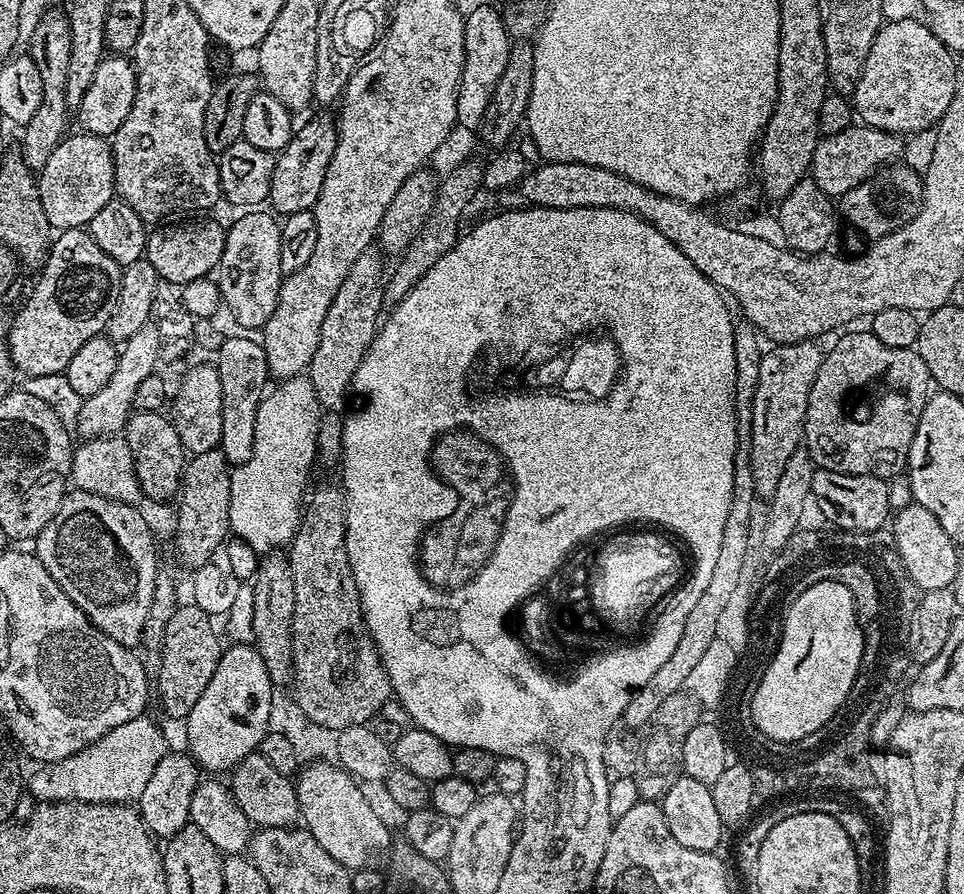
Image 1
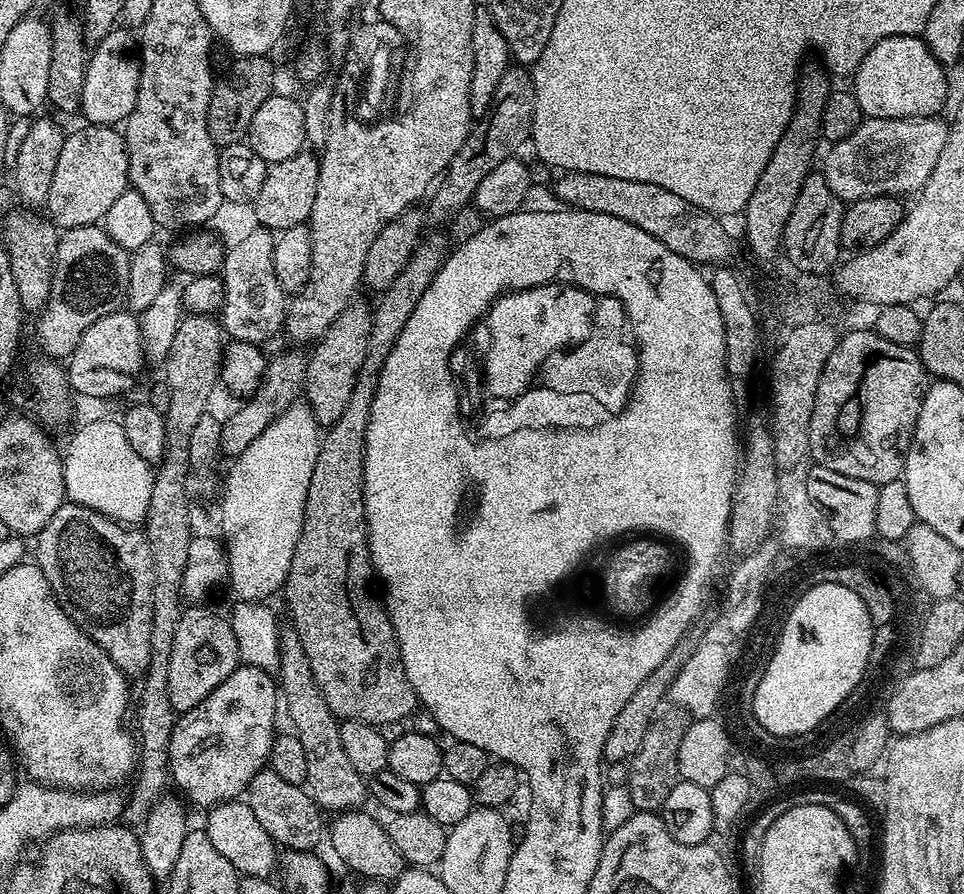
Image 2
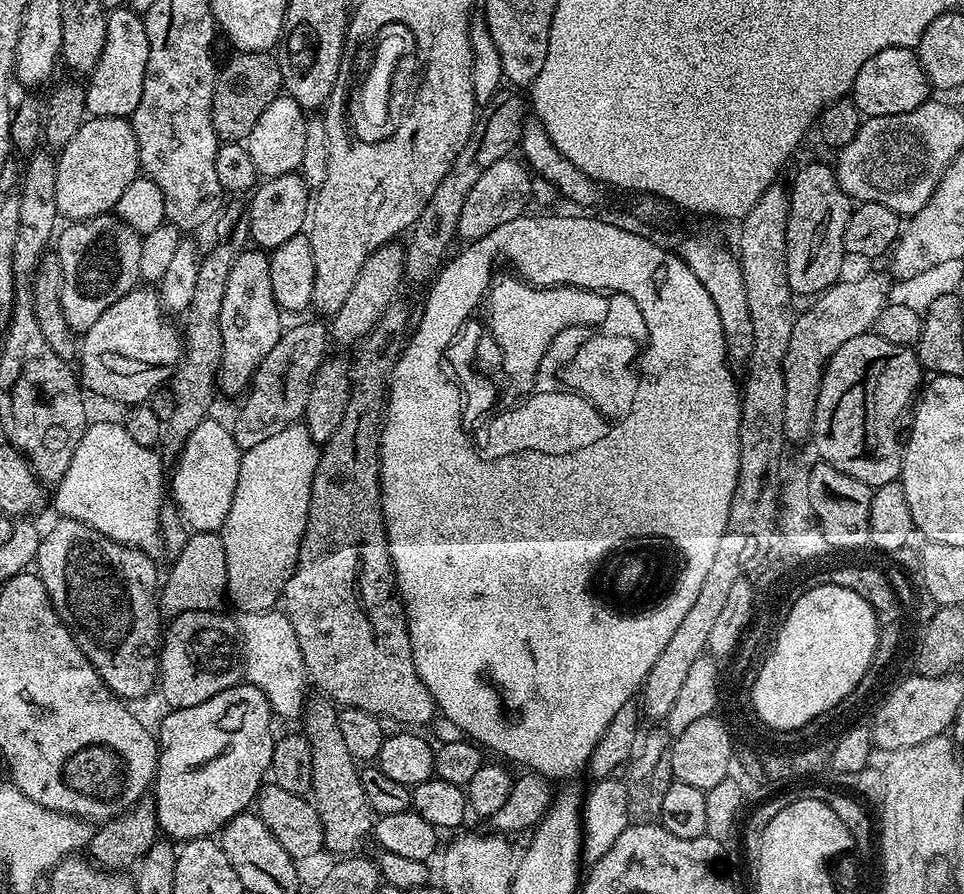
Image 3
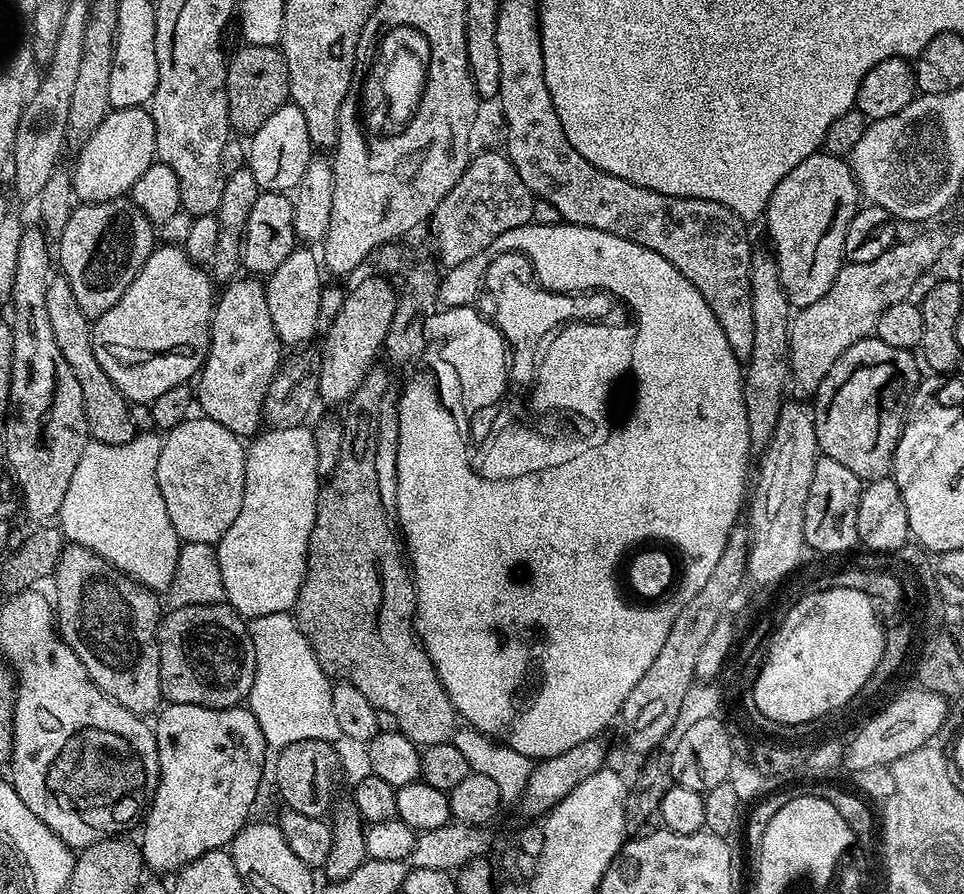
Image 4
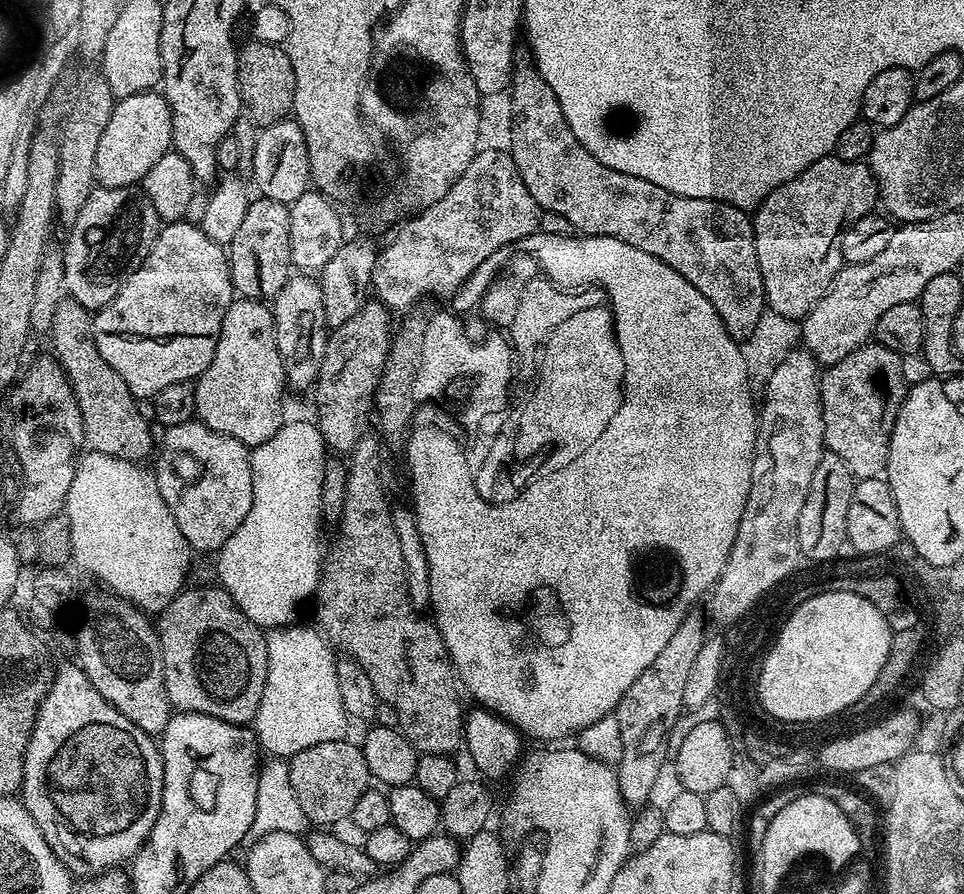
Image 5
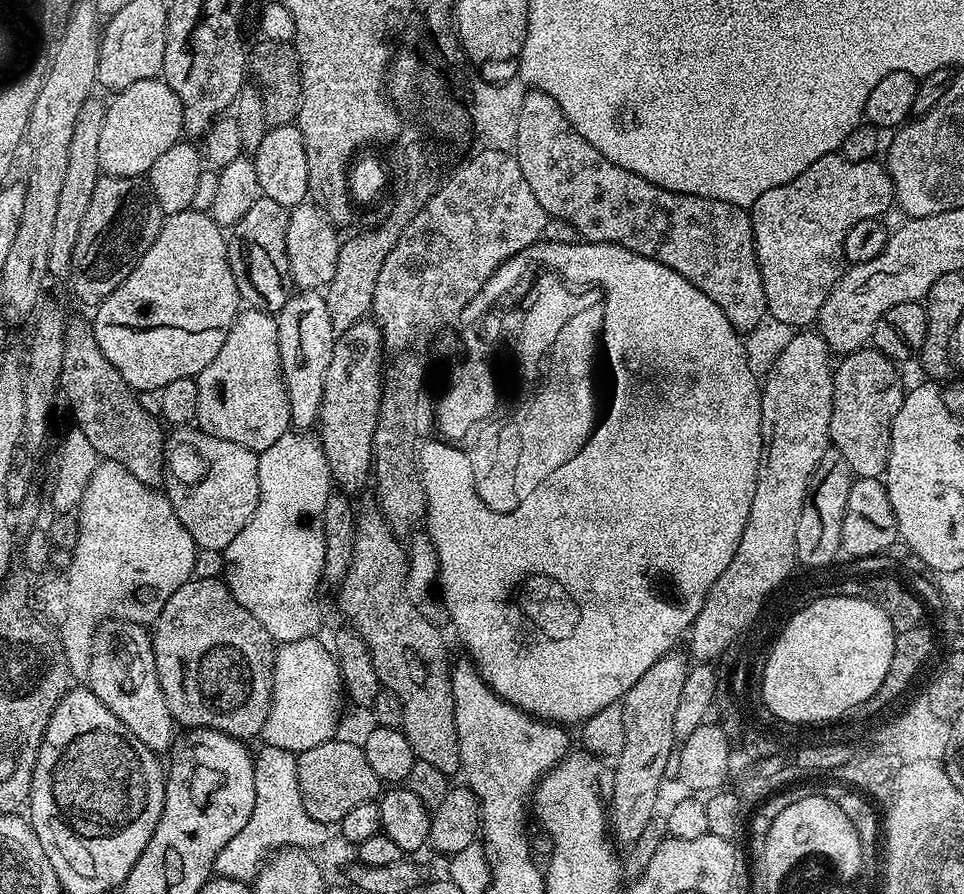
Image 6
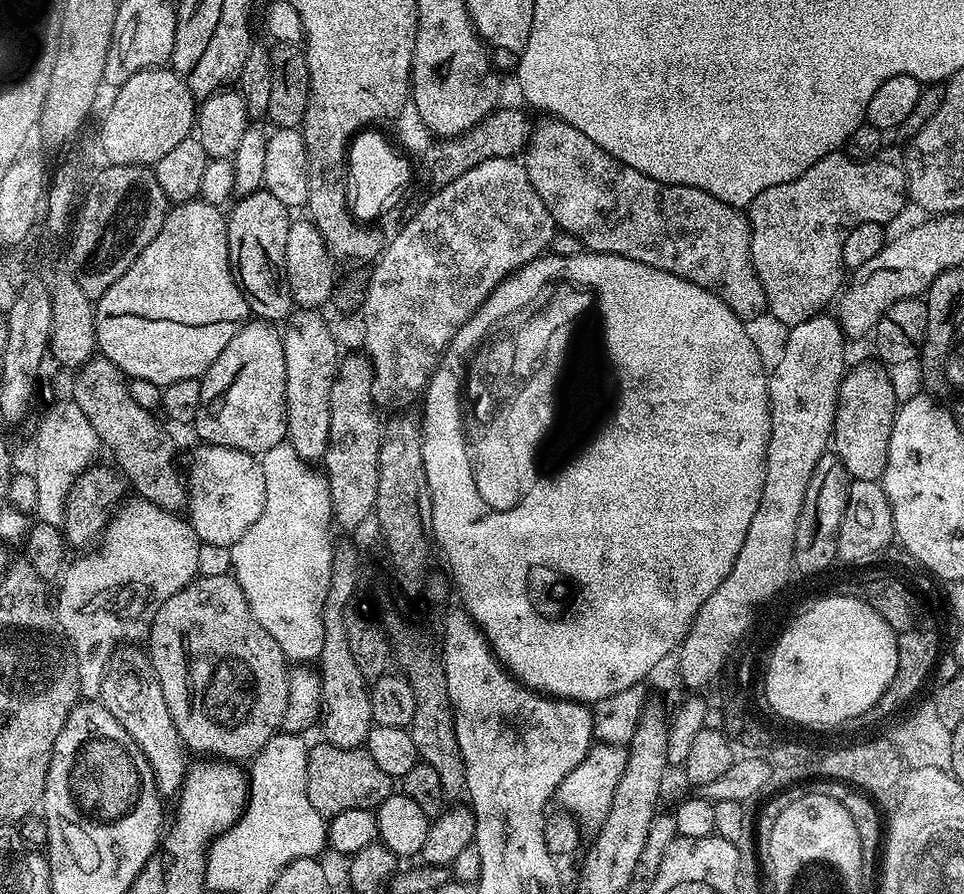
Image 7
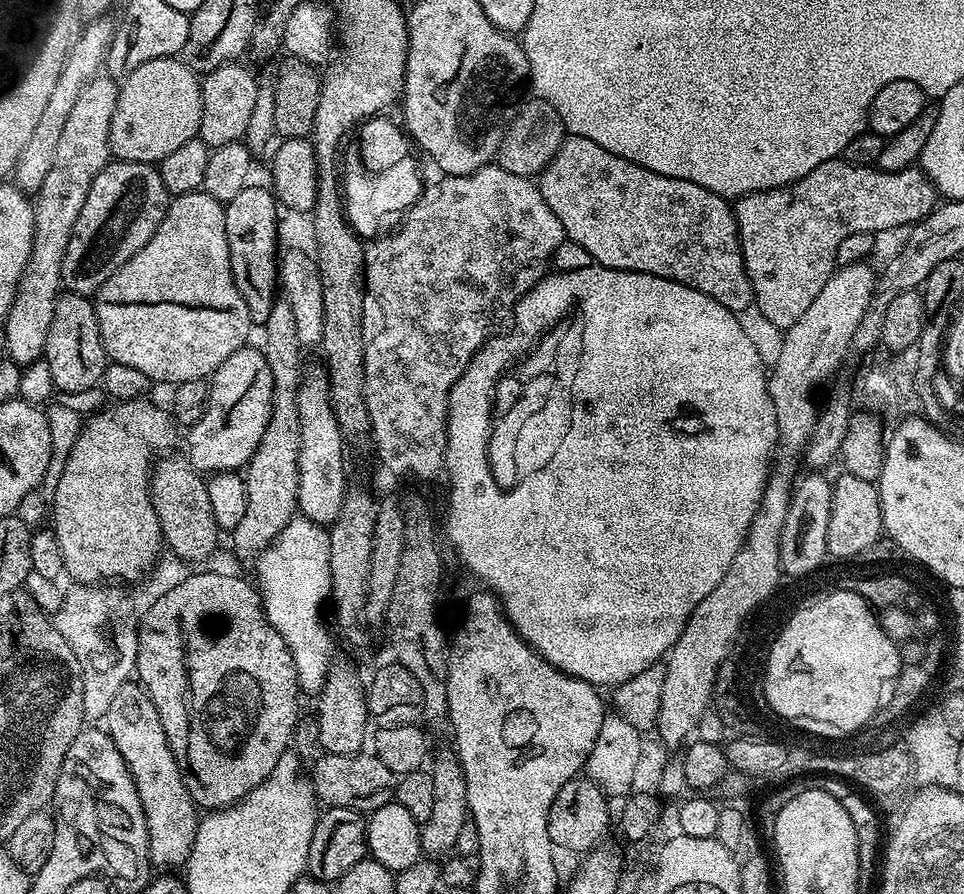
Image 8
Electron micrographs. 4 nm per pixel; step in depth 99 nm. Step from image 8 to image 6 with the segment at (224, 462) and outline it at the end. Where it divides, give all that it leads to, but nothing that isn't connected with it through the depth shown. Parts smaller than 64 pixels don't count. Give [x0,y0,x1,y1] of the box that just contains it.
[195,306,290,454]

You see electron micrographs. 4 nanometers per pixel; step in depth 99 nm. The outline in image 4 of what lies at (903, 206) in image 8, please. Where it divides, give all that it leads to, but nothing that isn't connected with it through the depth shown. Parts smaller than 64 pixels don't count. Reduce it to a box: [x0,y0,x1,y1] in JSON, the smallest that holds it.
[766,150,861,309]

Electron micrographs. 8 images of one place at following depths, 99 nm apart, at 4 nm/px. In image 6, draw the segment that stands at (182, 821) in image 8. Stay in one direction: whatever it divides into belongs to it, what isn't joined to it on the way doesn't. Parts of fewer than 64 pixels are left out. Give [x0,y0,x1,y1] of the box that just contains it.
[86,620,178,754]

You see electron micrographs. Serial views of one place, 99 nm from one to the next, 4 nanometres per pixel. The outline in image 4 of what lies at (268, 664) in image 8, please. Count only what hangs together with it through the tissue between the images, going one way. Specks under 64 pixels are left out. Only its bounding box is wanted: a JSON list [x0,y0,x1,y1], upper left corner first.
[156,603,254,708]

